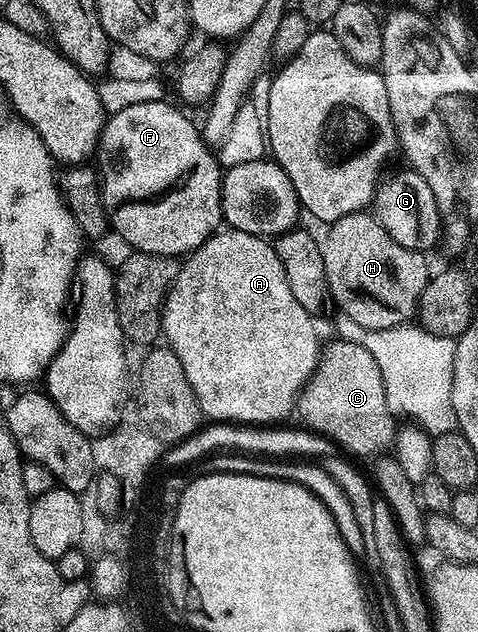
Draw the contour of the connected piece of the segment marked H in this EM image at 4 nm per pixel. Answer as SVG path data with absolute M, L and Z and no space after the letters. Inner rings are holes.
M368 211L352 212L339 218L324 229L325 236L320 237L323 254L323 270L329 283L329 295L332 303L341 307L340 311L351 322L359 322L367 330L387 330L400 324L408 324L416 317L417 303L431 279L426 253L416 252L407 246L399 246L387 230L377 221L377 217Z

